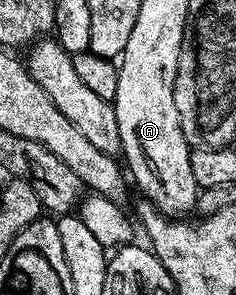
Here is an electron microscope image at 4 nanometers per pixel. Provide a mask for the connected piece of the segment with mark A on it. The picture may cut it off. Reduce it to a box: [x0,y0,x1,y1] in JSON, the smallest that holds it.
[114,21,200,217]

